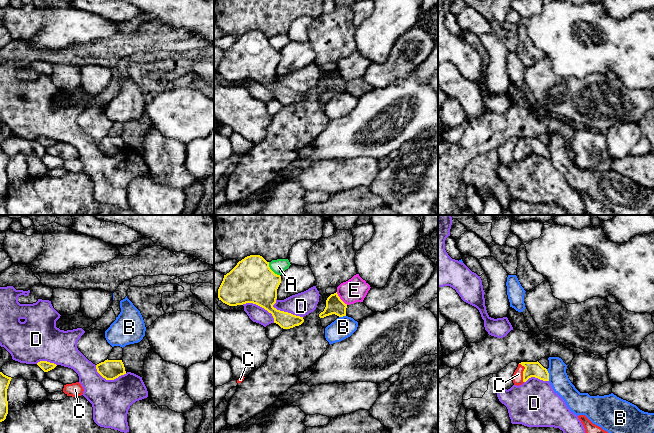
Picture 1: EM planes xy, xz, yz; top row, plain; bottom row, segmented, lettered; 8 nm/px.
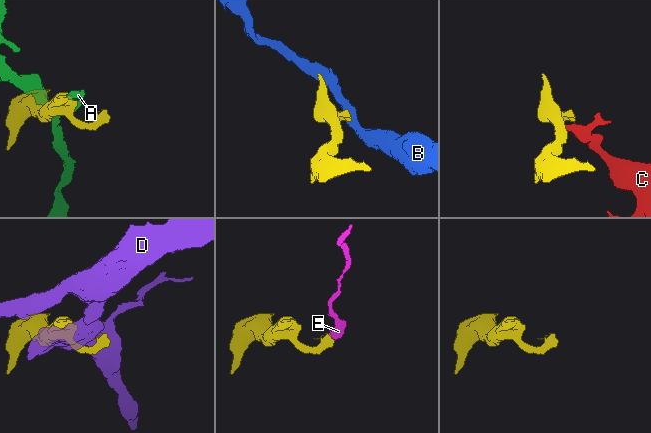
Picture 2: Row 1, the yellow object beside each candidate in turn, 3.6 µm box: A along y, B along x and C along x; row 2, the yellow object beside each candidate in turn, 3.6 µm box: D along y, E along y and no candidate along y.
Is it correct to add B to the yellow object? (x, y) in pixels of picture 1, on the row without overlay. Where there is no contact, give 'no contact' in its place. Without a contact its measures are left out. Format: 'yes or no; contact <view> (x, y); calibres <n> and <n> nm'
no; contact yz (548, 151); calibres 130 and 160 nm

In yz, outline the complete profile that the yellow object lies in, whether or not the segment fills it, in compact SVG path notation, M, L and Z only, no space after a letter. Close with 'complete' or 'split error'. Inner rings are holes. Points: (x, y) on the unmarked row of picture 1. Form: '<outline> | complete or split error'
M538 137L521 138L513 150L514 161L522 161L529 154L535 153L543 157L549 157L549 149Z | split error

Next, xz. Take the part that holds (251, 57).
M250 31L224 51L218 74L229 82L256 80L272 90L274 99L290 105L301 101L304 95L273 83L280 59L281 52L270 45L269 38L260 31Z | complete

